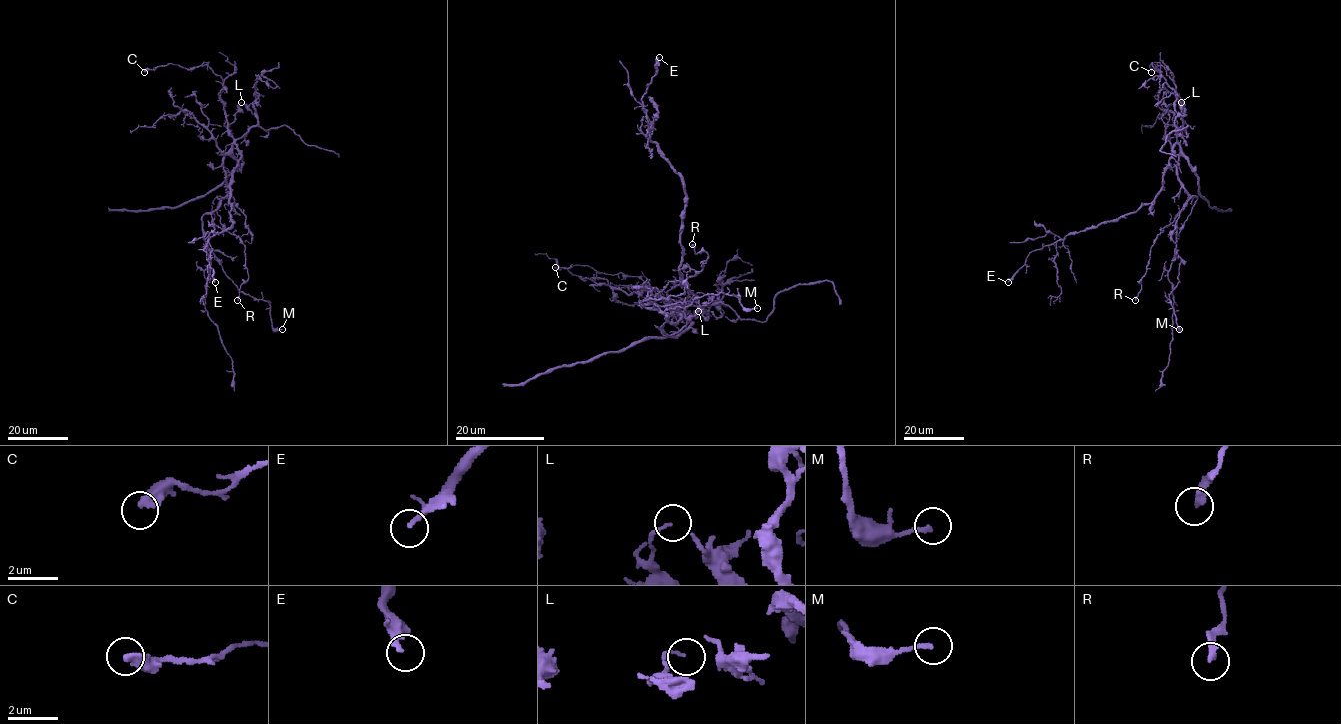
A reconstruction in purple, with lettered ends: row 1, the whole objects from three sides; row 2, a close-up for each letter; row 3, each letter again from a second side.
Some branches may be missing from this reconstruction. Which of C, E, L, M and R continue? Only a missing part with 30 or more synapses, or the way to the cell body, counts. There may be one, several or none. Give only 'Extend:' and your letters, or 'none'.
Extend: none

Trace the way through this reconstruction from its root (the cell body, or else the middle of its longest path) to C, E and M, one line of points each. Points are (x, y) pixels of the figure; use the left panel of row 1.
C: (225, 154), (233, 138), (220, 96), (222, 79), (206, 65), (187, 69), (169, 63), (144, 72)
E: (225, 154), (234, 144), (241, 158), (230, 186), (233, 225), (210, 237), (203, 249), (215, 282)
M: (225, 154), (229, 190), (216, 209), (203, 215), (203, 237), (237, 289), (265, 300), (272, 327), (282, 329)

